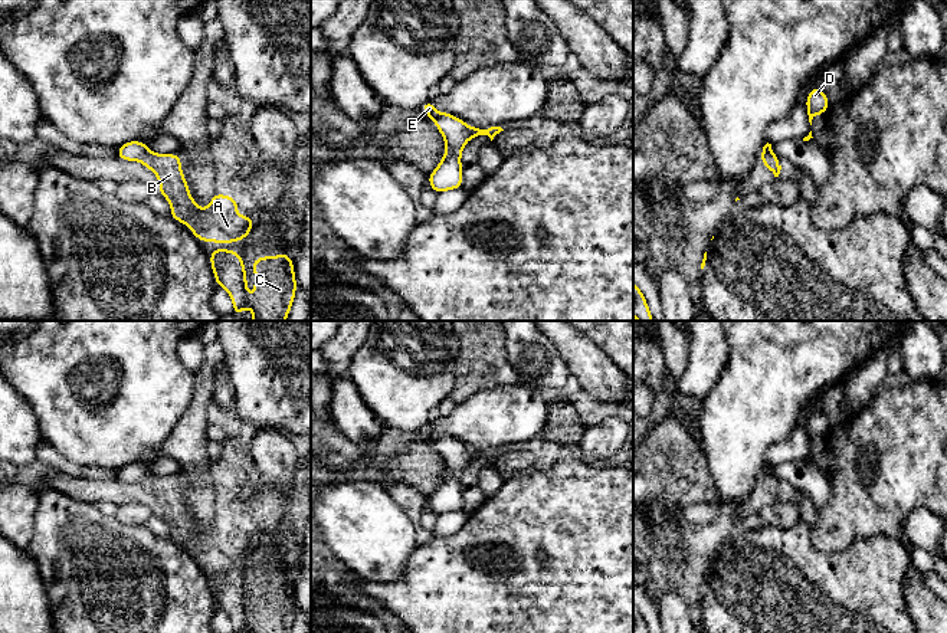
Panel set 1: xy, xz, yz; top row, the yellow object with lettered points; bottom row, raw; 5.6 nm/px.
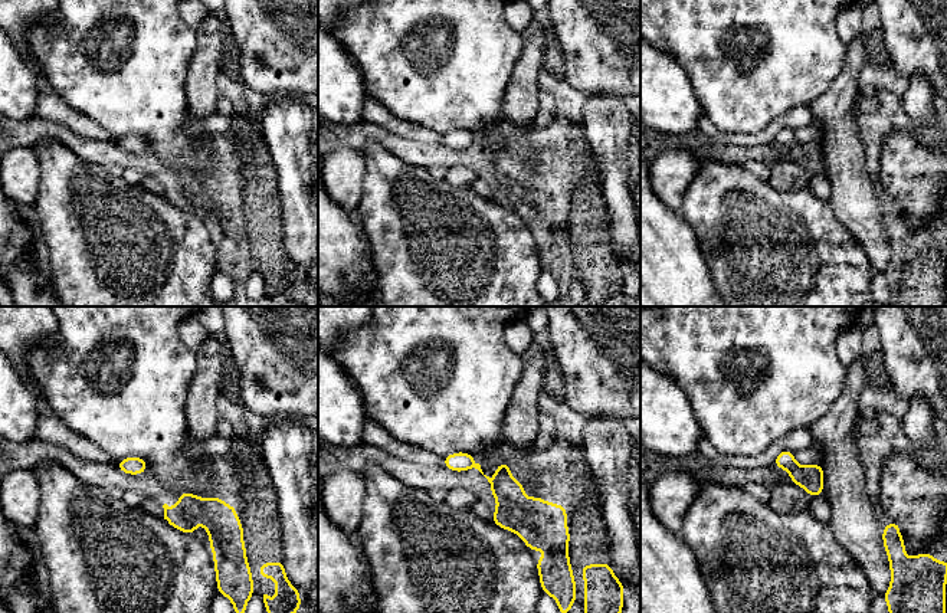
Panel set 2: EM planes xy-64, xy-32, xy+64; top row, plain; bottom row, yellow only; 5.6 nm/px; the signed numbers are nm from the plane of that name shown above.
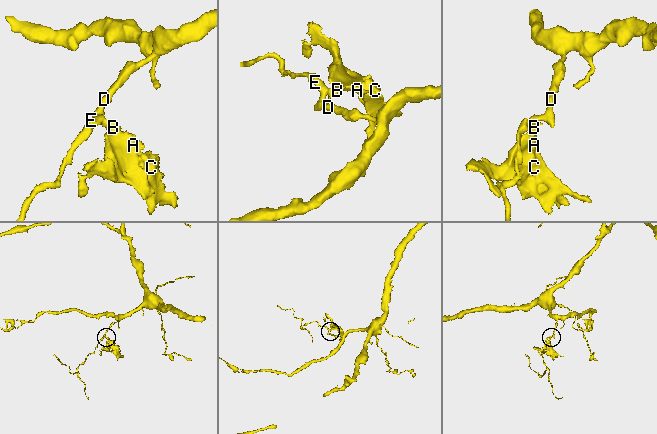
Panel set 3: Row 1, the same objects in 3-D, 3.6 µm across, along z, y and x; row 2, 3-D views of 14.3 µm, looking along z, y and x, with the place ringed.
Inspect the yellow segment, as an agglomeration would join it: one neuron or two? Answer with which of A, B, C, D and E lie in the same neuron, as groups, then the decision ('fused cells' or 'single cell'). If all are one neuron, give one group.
A B C / D E | fused cells

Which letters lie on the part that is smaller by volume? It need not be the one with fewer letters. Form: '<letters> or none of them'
A, B, C

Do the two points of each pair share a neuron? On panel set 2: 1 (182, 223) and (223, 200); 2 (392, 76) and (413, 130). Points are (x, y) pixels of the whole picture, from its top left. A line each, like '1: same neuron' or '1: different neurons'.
1: different neurons
2: different neurons

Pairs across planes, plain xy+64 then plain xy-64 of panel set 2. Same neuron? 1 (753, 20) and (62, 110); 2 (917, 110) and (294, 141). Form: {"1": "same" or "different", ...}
{"1": "different", "2": "same"}

